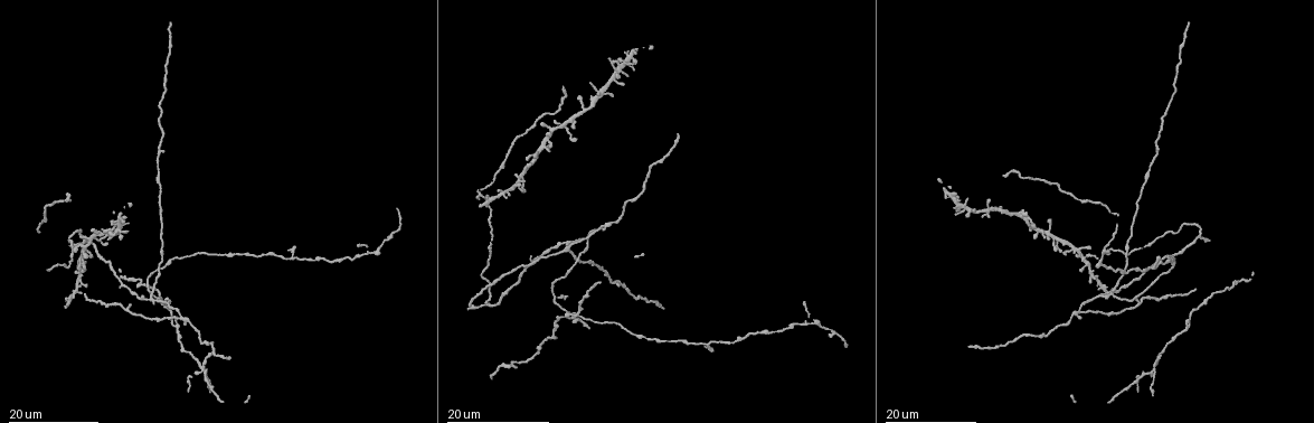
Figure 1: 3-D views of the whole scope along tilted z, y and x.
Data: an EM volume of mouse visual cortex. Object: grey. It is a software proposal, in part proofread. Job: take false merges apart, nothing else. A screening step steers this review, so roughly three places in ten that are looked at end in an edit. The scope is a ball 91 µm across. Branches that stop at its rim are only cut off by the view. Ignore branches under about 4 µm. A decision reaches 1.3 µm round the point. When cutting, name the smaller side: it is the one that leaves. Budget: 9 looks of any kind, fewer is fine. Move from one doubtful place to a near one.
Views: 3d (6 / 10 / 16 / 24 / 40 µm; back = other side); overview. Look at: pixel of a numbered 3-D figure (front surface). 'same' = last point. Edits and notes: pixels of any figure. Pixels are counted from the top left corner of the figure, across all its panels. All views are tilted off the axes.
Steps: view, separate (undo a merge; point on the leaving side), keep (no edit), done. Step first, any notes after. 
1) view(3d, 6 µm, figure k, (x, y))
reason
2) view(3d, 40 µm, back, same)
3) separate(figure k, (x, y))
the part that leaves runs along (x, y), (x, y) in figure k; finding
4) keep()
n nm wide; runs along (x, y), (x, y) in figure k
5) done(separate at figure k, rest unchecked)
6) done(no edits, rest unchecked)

view(3d, 24 µm, figure 1, (490, 307))
arms part here

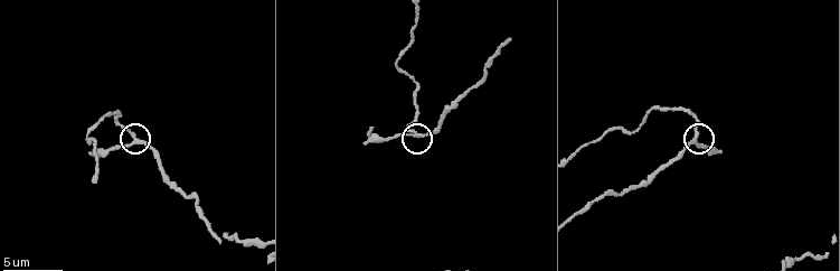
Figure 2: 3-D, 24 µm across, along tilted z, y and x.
view(3d, 6 µm, figure 2, (418, 136))

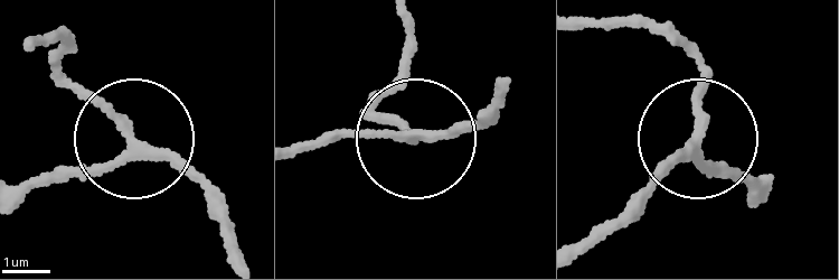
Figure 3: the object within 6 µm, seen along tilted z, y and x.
keep()
3 arms; all the same neuron

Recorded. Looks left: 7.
view(3d, 16 µm, figure 1, (1025, 218))

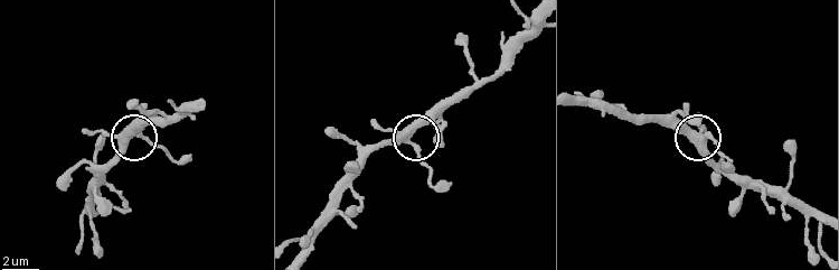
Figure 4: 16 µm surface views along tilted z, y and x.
view(3d, 10 µm, figure 4, (702, 138))

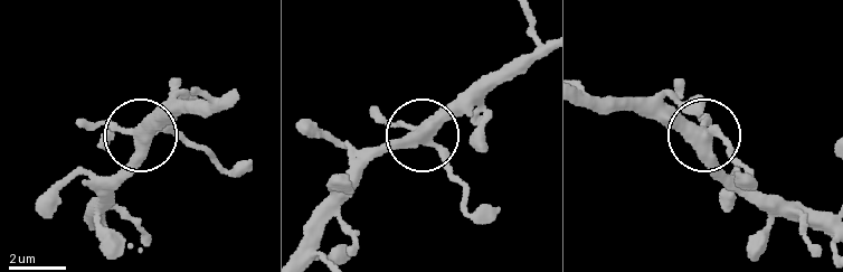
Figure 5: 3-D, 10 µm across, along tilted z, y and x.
keep()
4 arms; one neuron here

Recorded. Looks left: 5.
view(3d, 24 µm, figure 1, (1232, 288))
abrupt turn

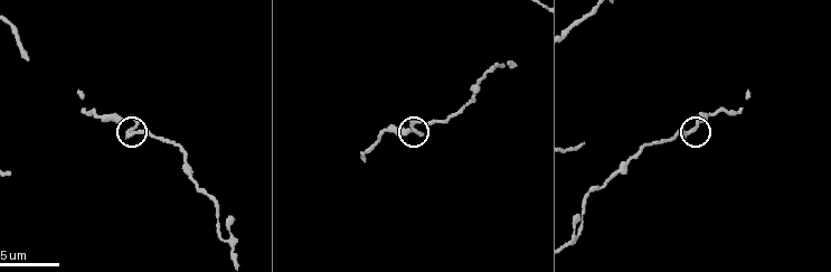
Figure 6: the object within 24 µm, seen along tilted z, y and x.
view(3d, 10 µm, figure 6, (690, 129))
closer look

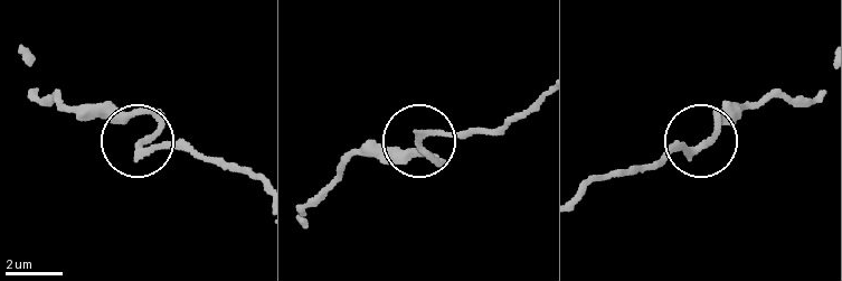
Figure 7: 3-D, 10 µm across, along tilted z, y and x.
keep()
230 nm wide; one neuron here

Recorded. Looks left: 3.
view(3d, 24 µm, figure 1, (201, 365))

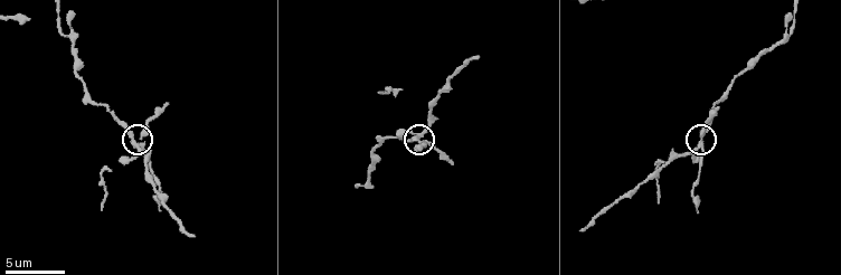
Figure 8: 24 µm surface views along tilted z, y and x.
view(3d, 6 µm, figure 8, (700, 137))

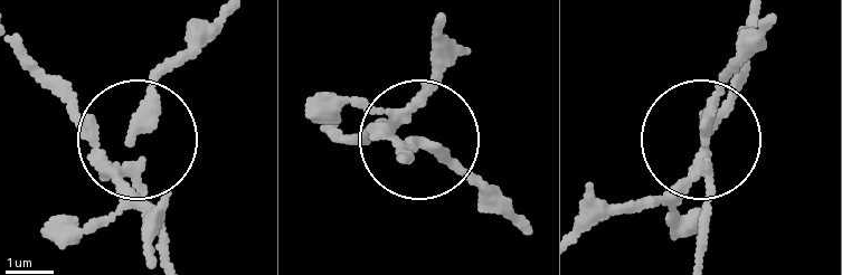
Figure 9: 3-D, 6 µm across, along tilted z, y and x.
separate(figure 9, (159, 107))
4 arms; two neurons meet here

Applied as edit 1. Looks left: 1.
done(separate at figure 9, rest unchecked)

